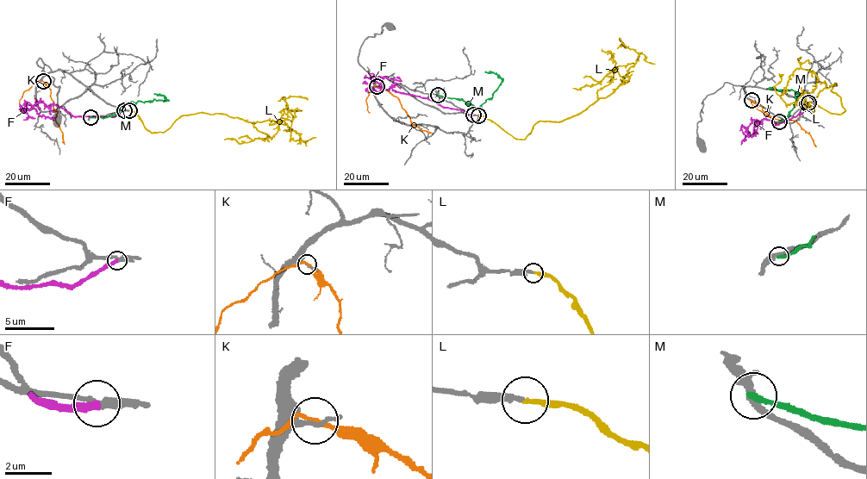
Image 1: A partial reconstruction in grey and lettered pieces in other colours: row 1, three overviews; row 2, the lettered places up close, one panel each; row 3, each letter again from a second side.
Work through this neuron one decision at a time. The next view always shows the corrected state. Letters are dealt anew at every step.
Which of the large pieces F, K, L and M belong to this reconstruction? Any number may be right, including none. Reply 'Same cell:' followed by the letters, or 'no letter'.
Same cell: L

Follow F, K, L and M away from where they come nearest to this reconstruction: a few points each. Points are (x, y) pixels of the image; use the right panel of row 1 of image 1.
F: (807, 104), (801, 113), (776, 124), (764, 119), (742, 126), (741, 145)
K: (751, 101), (770, 116), (796, 121), (810, 134), (816, 146)
L: (808, 102), (845, 110), (831, 91), (836, 83), (819, 81), (788, 105), (774, 88), (783, 75)
M: (779, 121), (785, 119), (795, 98), (801, 95), (792, 90), (767, 88)

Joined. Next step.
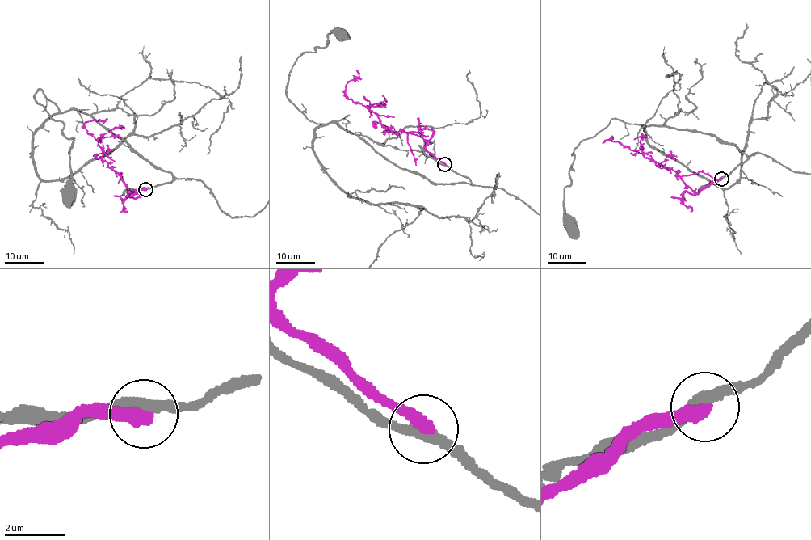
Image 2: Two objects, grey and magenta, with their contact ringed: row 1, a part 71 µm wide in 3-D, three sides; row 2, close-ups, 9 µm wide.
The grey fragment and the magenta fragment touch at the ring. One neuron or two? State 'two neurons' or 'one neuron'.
two neurons

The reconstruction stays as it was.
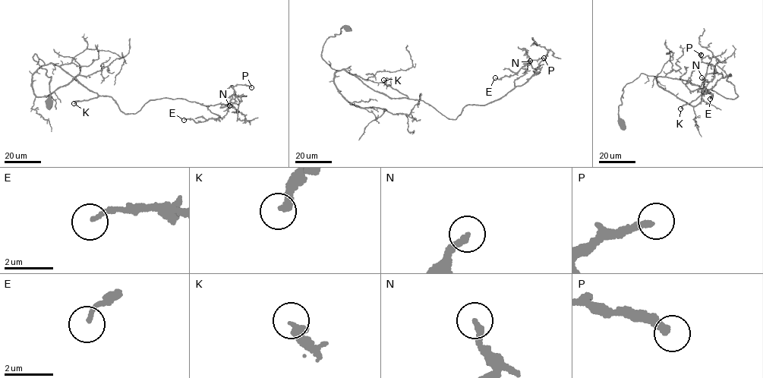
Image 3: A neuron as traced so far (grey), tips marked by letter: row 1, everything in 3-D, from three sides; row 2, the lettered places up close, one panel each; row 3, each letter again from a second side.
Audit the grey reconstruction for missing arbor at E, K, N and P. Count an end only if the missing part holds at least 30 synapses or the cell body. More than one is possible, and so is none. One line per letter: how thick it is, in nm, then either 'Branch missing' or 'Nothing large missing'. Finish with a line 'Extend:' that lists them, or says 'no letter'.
E: Thickness 160 nm. Nothing large missing
K: Thickness 300 nm. Branch missing
N: Thickness 260 nm. Nothing large missing
P: Thickness 300 nm. Nothing large missing
Extend: K

